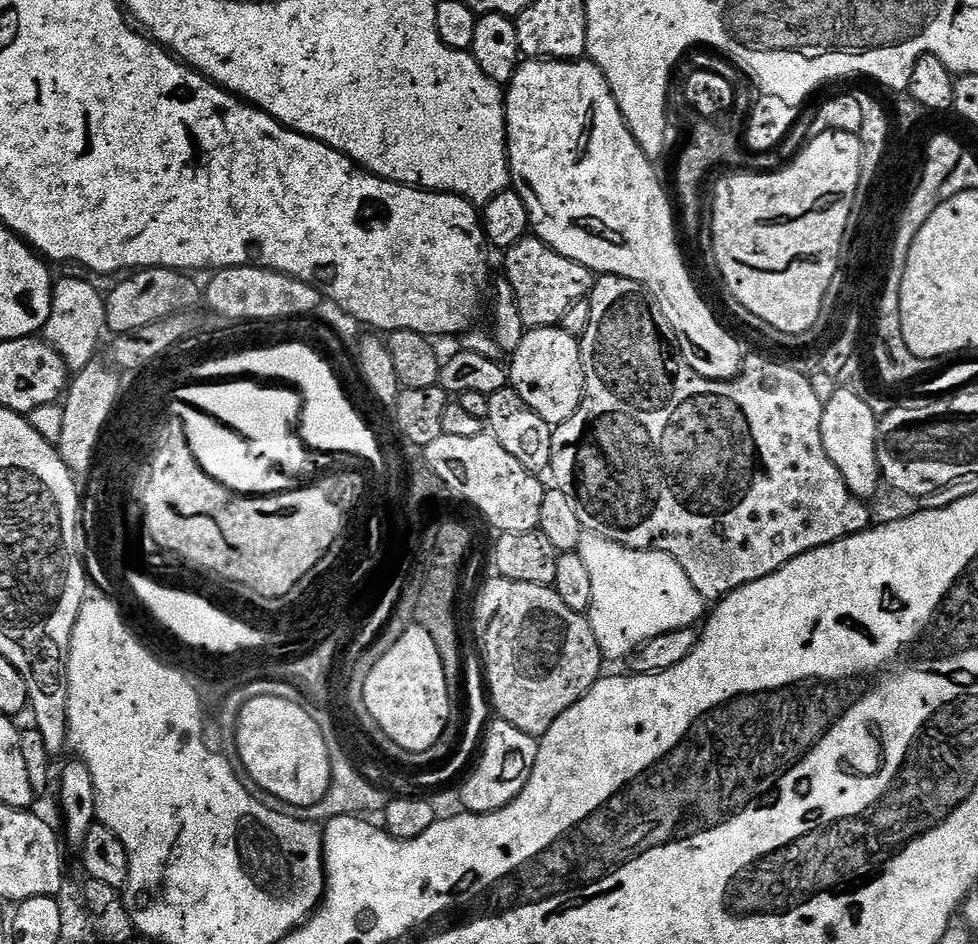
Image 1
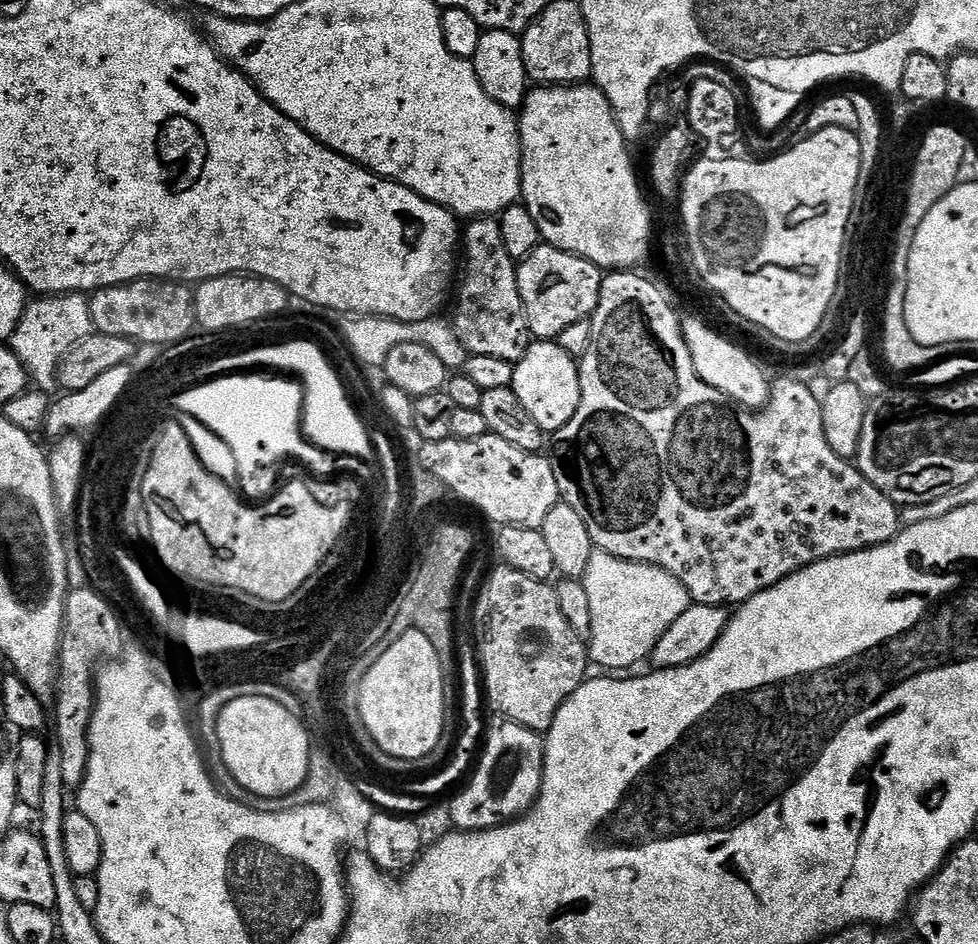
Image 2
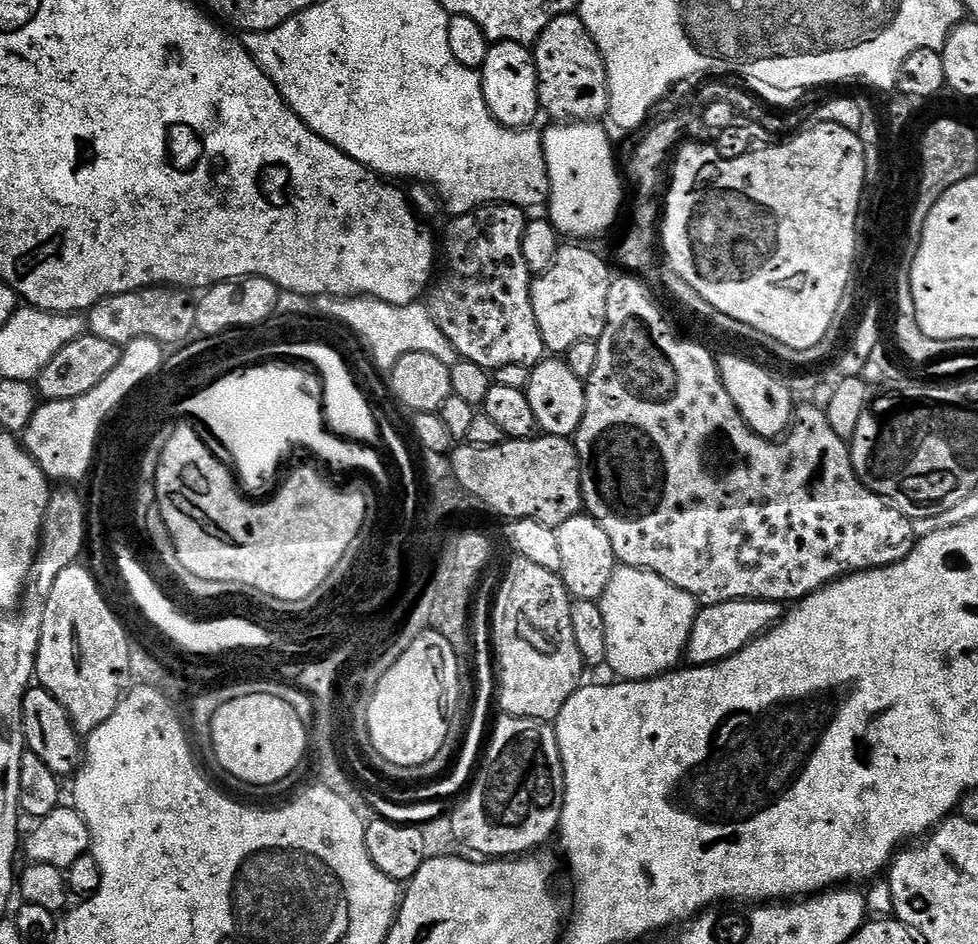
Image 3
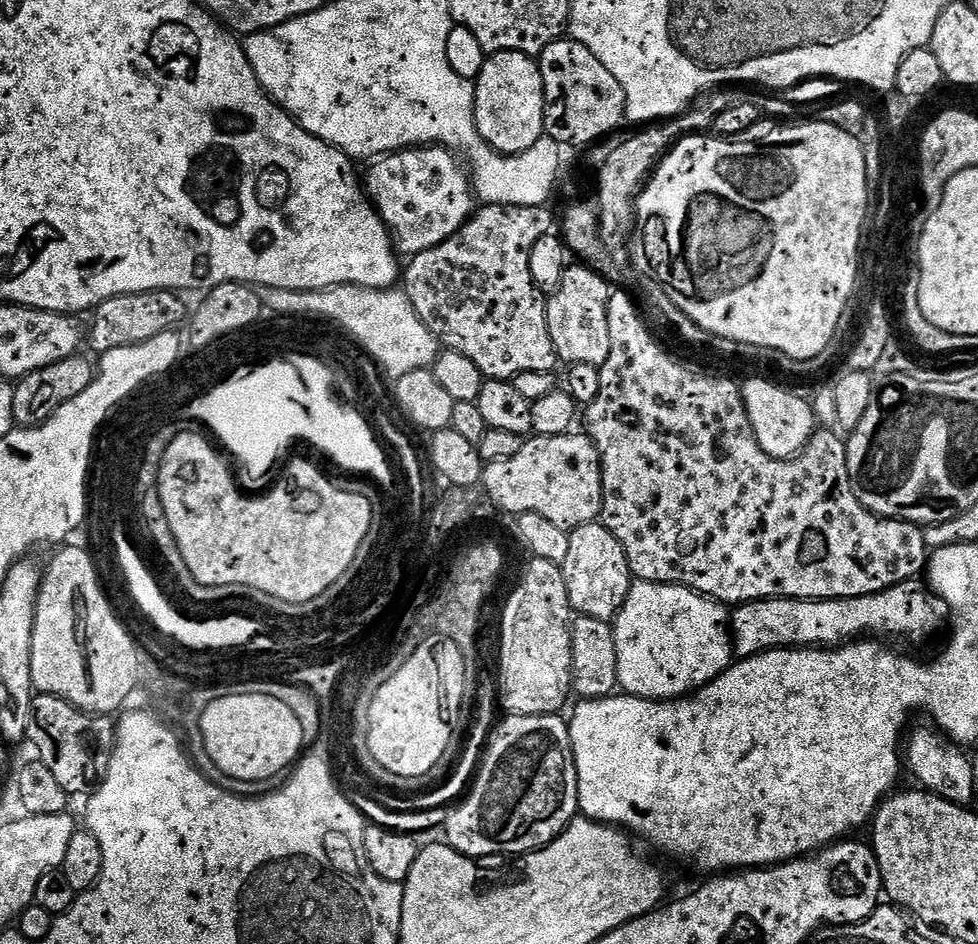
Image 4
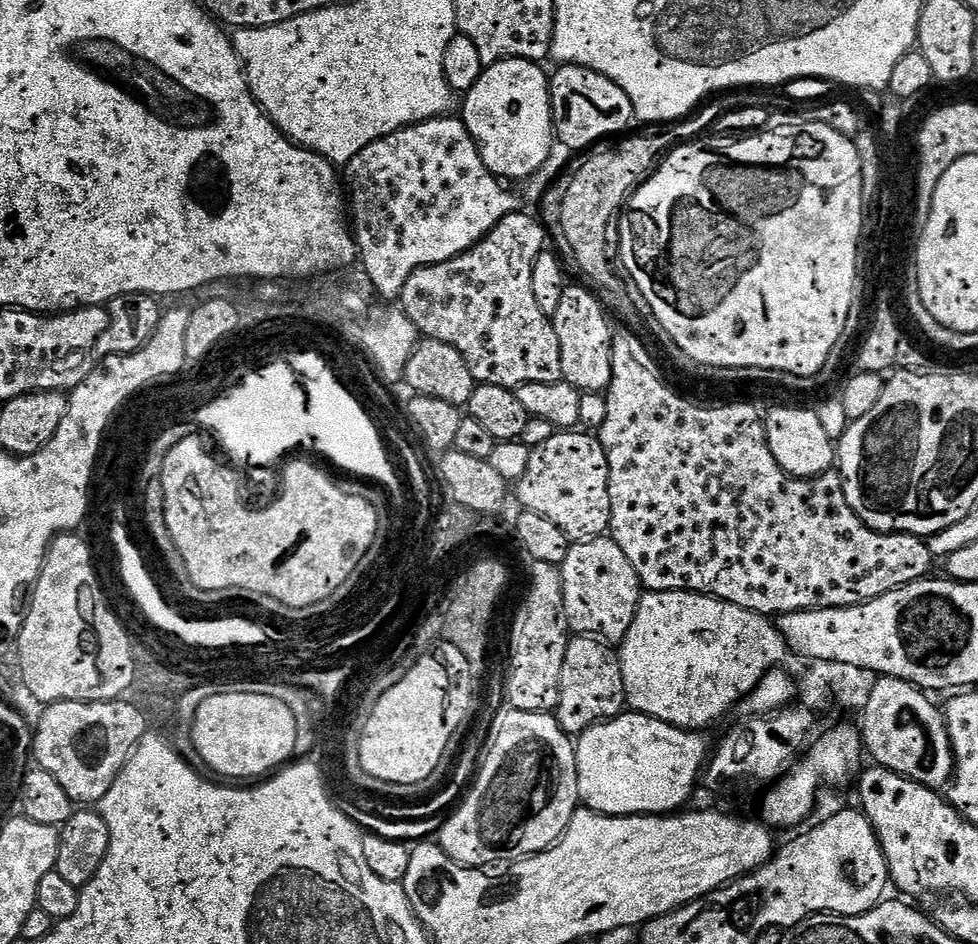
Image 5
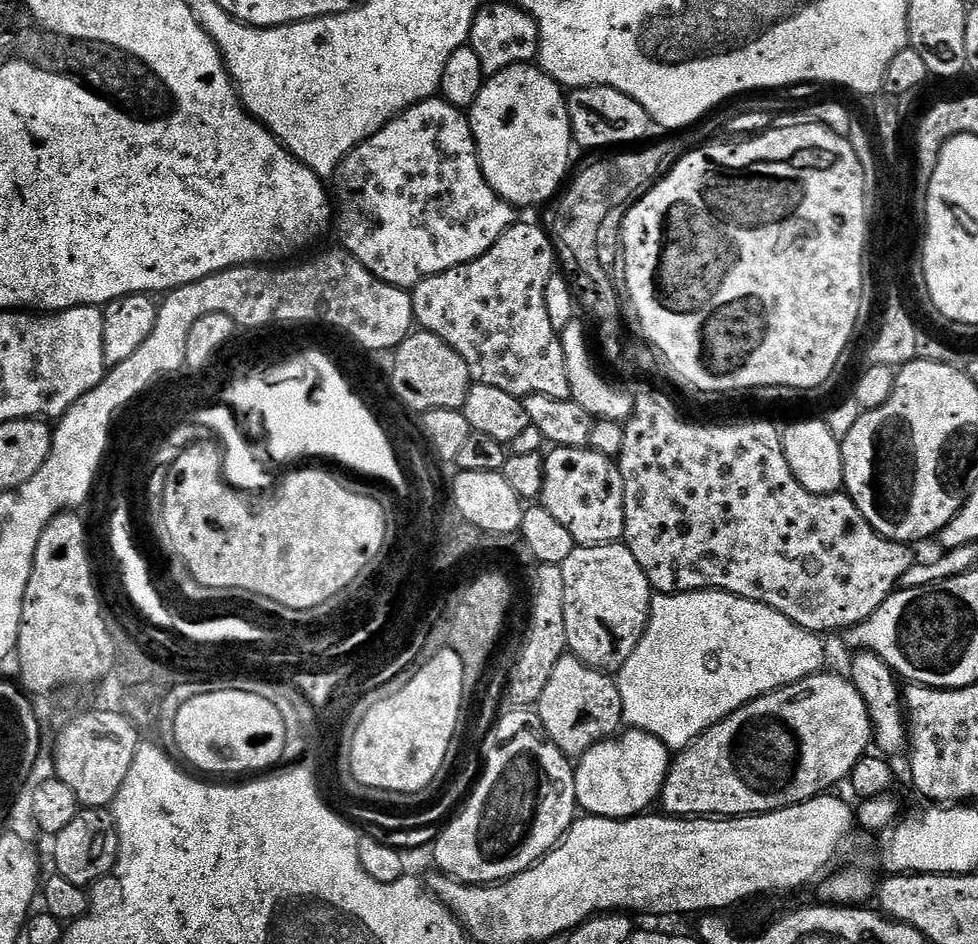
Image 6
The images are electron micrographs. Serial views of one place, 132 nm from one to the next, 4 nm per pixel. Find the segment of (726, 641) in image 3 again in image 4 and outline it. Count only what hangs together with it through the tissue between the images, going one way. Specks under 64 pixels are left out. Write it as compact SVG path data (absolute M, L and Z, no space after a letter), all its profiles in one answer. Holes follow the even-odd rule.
M919 579L907 580L887 588L884 592L870 594L849 600L795 600L779 596L769 600L755 600L737 604L730 612L732 646L737 657L756 656L760 652L771 652L774 648L806 648L809 646L839 646L857 638L888 638L901 636L912 644L920 644L940 632L949 623L948 603L941 596L933 594Z

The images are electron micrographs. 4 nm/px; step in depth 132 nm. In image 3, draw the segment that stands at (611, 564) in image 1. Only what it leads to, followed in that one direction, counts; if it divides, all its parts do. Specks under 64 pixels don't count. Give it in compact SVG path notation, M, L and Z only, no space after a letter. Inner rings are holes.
M618 566L598 603L602 618L606 621L606 664L607 667L612 667L612 672L616 675L613 677L621 681L653 680L655 676L673 671L685 659L690 630L698 611L696 597L686 594L686 590L678 590L678 586L666 582L666 578L653 572Z

